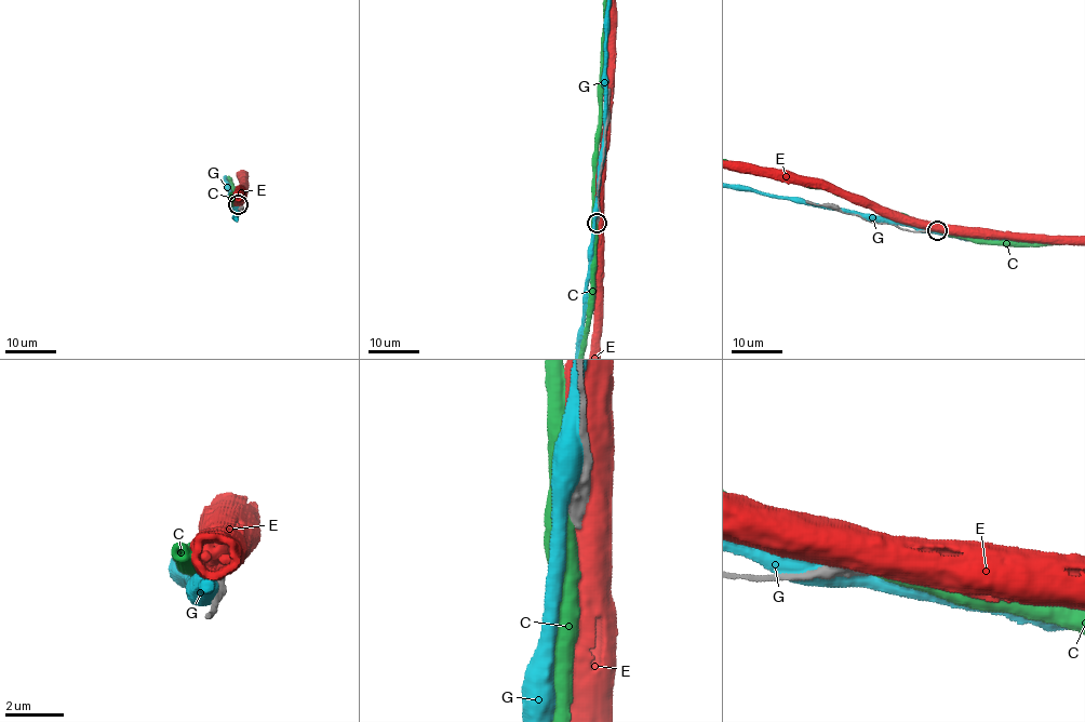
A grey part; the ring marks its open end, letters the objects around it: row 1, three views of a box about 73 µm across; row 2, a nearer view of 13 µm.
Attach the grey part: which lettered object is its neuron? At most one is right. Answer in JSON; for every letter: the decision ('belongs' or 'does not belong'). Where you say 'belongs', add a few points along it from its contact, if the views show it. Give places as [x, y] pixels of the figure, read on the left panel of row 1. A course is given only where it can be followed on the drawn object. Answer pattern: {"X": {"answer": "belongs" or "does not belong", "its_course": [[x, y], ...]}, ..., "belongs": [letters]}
{"C": {"answer": "does not belong"}, "E": {"answer": "does not belong"}, "G": {"answer": "does not belong"}, "belongs": []}

